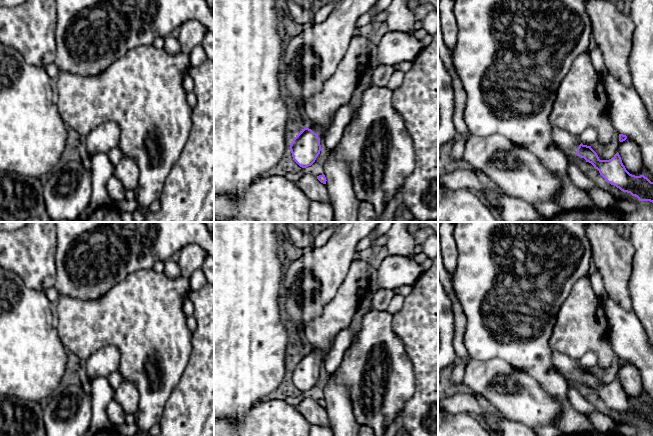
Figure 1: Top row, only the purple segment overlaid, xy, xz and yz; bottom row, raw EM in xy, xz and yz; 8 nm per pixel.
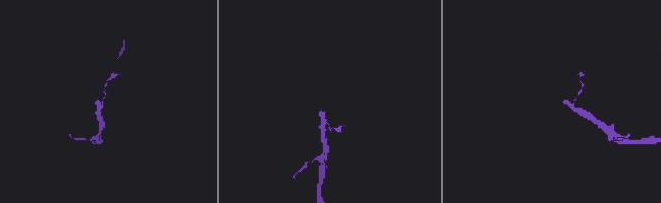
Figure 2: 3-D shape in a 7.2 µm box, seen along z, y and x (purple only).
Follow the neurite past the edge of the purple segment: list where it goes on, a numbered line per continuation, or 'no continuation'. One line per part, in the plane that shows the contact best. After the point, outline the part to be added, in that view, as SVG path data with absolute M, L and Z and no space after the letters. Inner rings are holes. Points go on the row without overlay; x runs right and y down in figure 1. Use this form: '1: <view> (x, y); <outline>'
1: xz (321, 355); M314 348L310 349L308 352L311 353L314 357L316 357L319 362L323 362L329 353L329 351Z

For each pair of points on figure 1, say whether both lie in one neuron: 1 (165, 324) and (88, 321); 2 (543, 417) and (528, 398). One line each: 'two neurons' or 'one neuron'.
1: one neuron
2: one neuron

